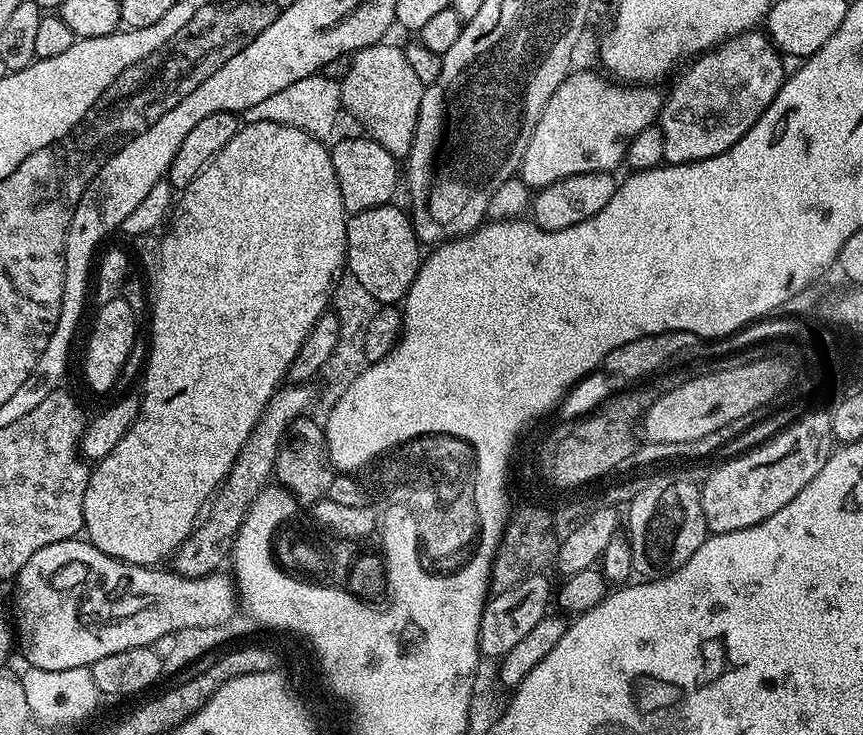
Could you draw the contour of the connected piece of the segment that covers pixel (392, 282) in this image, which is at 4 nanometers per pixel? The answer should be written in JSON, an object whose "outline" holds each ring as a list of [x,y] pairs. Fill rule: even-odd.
{"outline":[[[389,202],[347,217],[347,271],[366,286],[367,293],[372,294],[380,306],[396,306],[403,301],[422,263],[422,245],[416,237],[412,217],[394,205]]]}

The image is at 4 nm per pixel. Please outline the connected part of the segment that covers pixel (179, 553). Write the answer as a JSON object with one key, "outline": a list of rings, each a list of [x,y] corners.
{"outline":[[[292,382],[276,389],[266,410],[262,410],[262,418],[258,418],[250,438],[246,438],[230,474],[216,489],[216,494],[207,505],[202,519],[171,557],[171,567],[180,576],[202,578],[211,572],[219,572],[225,567],[226,561],[231,557],[238,530],[244,525],[250,506],[258,498],[261,490],[269,487],[273,479],[278,446],[282,442],[284,432],[290,426],[290,422],[294,422],[309,411],[308,407],[311,404],[312,392],[303,383]]]}

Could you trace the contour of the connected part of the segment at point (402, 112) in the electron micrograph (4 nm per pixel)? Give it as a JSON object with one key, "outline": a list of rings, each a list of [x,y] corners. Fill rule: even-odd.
{"outline":[[[381,42],[359,48],[349,59],[352,61],[348,64],[348,73],[345,74],[344,80],[339,81],[340,103],[347,115],[349,112],[350,115],[358,118],[365,128],[363,131],[371,139],[378,141],[390,155],[404,158],[412,149],[412,139],[418,122],[418,110],[422,106],[422,94],[426,86],[420,81],[418,74],[414,74],[410,62],[406,62],[404,48],[400,46],[395,48],[394,45],[388,43]]]}

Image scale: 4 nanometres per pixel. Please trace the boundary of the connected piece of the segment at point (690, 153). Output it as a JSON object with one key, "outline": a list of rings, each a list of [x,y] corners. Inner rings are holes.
{"outline":[[[753,30],[732,37],[711,52],[703,53],[688,66],[690,68],[681,76],[669,96],[667,93],[658,118],[665,143],[663,150],[665,163],[689,164],[724,153],[734,142],[738,142],[742,134],[769,108],[770,102],[784,84],[786,75],[781,53],[765,33],[759,32],[761,31]]]}

